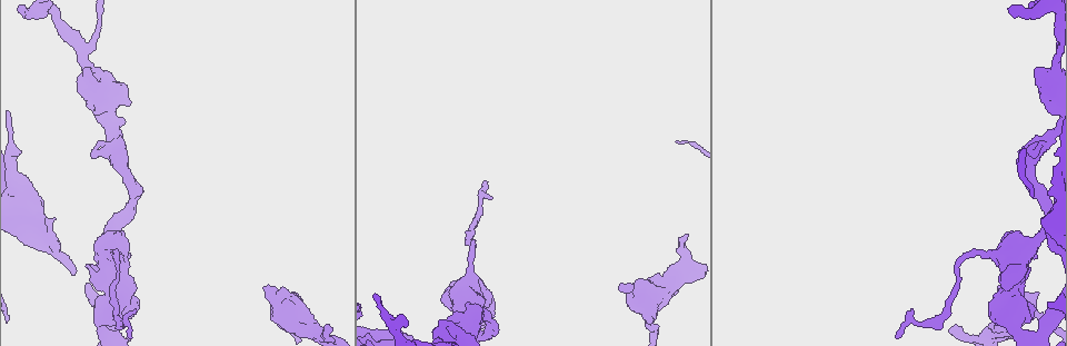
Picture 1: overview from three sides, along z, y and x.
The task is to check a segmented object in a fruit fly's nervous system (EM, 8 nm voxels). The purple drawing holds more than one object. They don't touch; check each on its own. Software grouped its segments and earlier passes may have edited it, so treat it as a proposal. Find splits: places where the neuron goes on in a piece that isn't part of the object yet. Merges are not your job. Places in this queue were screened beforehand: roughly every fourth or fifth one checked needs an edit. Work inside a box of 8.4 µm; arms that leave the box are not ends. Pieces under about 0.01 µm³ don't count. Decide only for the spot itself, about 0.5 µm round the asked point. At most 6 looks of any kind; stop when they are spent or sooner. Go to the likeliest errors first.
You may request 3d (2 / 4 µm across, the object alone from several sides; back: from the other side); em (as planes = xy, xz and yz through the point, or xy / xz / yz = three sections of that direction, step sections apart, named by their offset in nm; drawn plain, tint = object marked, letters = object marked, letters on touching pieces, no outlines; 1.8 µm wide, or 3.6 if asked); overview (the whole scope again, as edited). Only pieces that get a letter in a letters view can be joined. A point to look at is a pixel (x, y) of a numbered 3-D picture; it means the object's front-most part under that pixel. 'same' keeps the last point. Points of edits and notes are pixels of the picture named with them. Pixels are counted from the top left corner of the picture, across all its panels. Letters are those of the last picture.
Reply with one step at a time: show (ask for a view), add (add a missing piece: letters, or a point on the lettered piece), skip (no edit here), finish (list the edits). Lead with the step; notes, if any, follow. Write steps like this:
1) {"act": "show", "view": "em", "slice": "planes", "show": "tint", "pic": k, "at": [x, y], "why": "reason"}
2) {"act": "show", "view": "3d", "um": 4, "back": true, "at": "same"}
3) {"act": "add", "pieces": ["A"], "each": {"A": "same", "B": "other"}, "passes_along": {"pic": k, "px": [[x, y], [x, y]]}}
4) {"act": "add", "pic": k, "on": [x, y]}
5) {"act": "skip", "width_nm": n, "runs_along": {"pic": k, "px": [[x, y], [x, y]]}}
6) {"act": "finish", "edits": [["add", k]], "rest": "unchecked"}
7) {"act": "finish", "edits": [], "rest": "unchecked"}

{"act": "show", "view": "em", "slice": "yz", "step": 16, "show": "tint", "pic": 1, "at": [619, 288], "why": "an open end"}

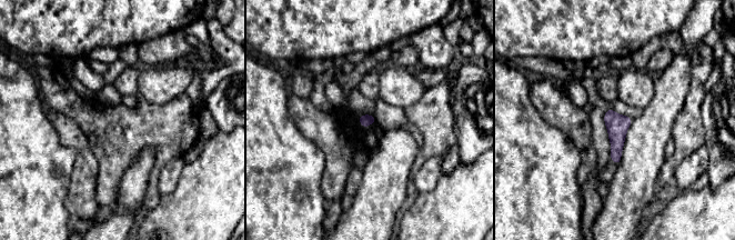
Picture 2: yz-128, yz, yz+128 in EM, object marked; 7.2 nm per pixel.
{"act": "show", "view": "em", "slice": "planes", "show": "letters", "at": "same", "why": "cut it another way"}

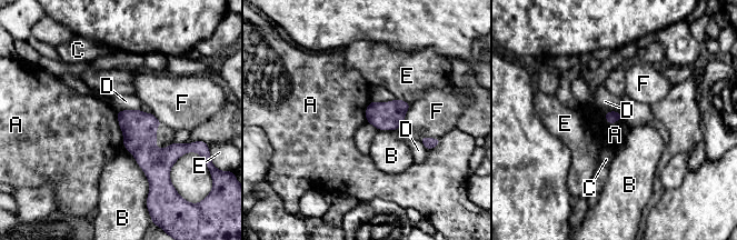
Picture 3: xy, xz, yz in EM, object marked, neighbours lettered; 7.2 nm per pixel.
{"act": "skip", "each": {"A": "other", "B": "other", "C": "other", "D": "other", "E": "other", "F": "other"}, "border": {"pic": 3, "px": [[116, 112], [122, 144]]}, "found": "none of them fits"}

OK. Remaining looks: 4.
{"act": "show", "view": "3d", "um": 2, "pic": 1, "at": [1033, 311], "why": "free end"}

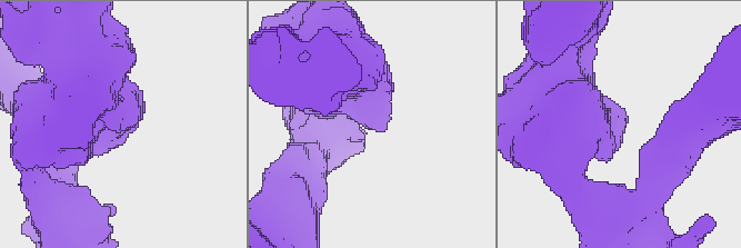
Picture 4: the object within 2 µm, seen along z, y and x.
{"act": "show", "view": "em", "slice": "planes", "show": "letters", "pic": 4, "at": [621, 122], "why": "now the EM"}

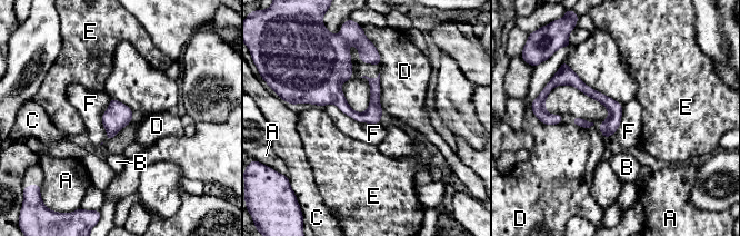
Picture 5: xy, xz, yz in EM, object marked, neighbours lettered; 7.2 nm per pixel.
{"act": "skip", "each": {"A": "other", "B": "other", "C": "other", "D": "other", "E": "other", "F": "other"}, "found": "none of them fits"}

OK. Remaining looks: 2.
{"act": "show", "view": "3d", "um": 4, "pic": 1, "at": [472, 331], "why": "thin neck"}

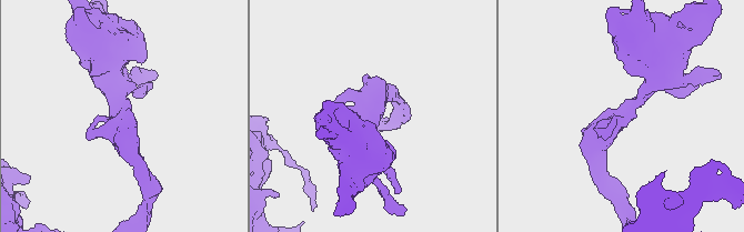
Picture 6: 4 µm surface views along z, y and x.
{"act": "show", "view": "em", "slice": "planes", "show": "letters", "pic": 6, "at": [621, 121], "why": "now the EM"}

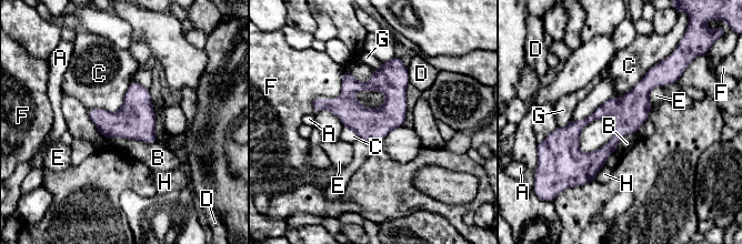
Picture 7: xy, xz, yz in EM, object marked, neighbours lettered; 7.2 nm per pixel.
{"act": "skip", "longest_contact_nm": ["C", 380], "each": {"A": "other", "B": "other", "C": "other", "D": "other", "E": "other", "F": "other", "G": "other", "H": "other"}, "runs_along": {"pic": 7, "px": [[673, 79], [557, 133]]}, "found": "none of them fits"}

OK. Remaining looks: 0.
{"act": "finish", "edits": [], "rest": "unchecked"}

